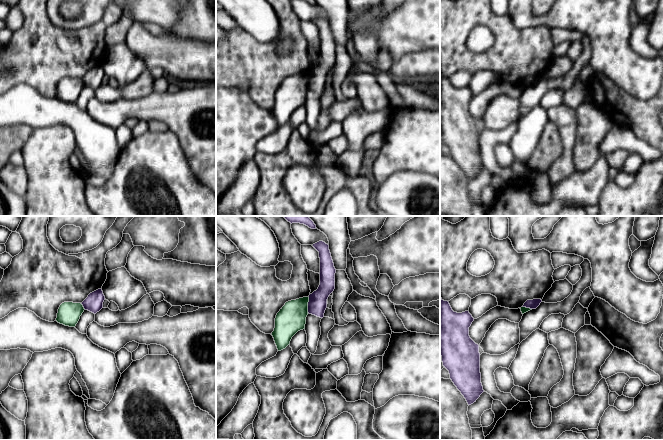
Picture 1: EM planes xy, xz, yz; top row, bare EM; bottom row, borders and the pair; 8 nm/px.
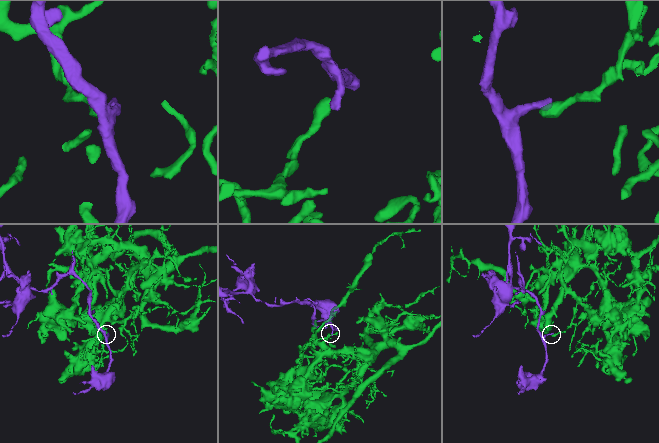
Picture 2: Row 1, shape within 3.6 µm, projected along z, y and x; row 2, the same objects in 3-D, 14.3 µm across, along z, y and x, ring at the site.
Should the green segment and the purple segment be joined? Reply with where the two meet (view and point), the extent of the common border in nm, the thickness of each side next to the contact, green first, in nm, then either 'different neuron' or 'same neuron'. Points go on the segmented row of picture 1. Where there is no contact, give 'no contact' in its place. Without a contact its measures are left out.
xz (307, 305) | 130 nm | 220/150 nm | different neuron

